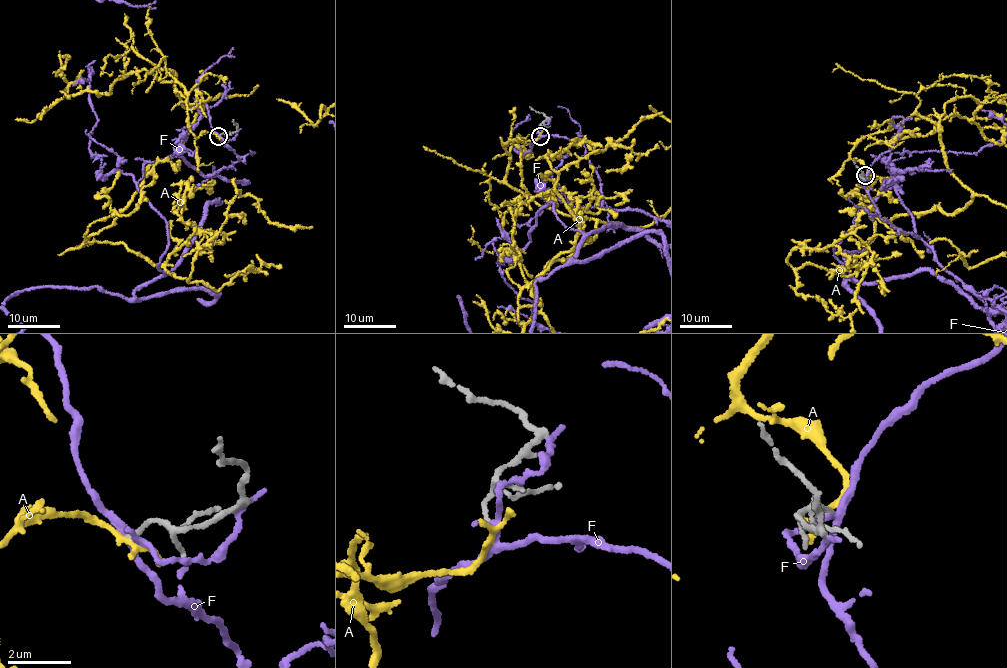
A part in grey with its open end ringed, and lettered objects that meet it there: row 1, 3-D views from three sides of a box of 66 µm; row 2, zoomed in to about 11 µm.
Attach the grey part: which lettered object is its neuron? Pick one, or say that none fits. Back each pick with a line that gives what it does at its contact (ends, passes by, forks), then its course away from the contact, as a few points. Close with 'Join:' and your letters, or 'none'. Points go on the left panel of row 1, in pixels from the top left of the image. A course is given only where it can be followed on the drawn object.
Join: none

